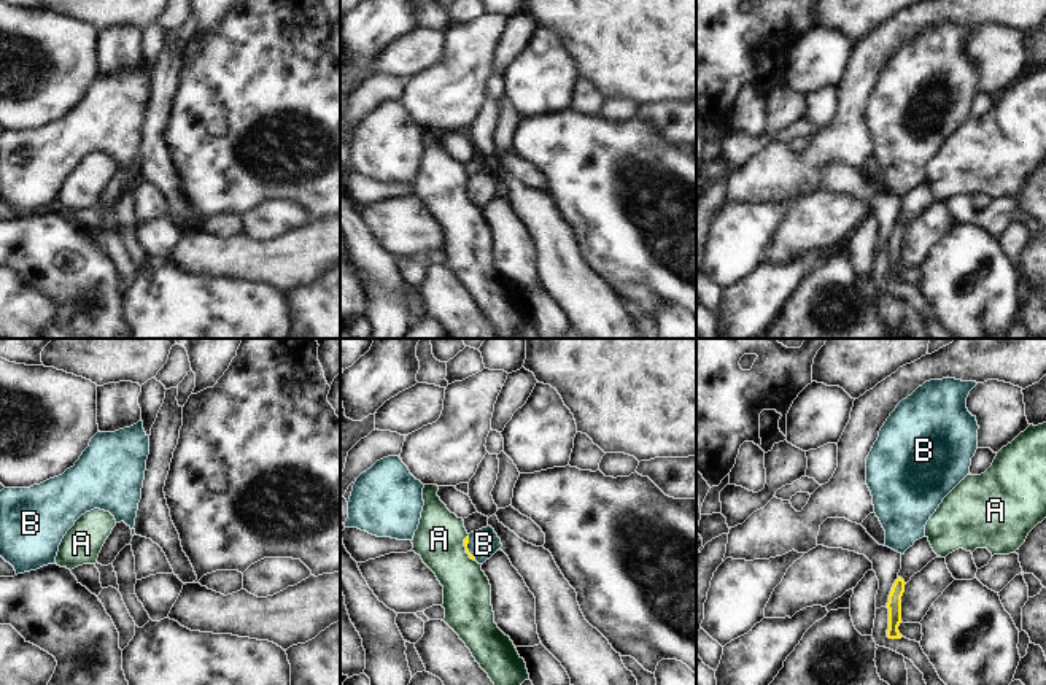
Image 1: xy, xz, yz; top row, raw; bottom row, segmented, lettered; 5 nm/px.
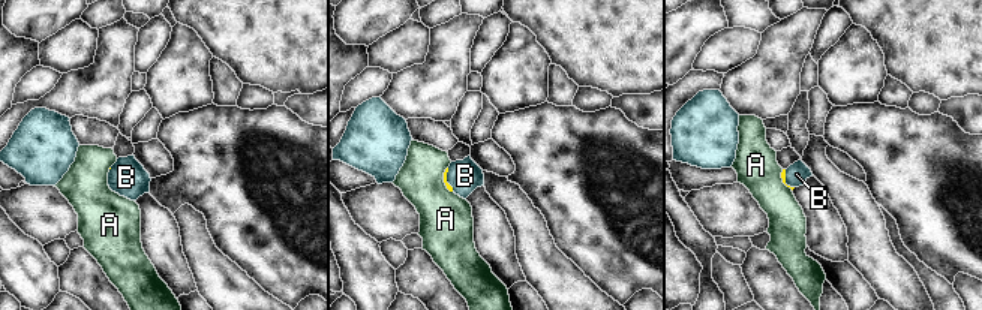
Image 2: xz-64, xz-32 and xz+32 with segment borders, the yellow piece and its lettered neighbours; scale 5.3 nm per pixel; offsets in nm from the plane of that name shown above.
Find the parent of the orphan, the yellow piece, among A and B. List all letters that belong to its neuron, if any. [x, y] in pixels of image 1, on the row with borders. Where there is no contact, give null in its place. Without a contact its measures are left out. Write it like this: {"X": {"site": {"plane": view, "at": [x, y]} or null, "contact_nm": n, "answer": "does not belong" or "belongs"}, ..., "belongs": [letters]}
{"A": {"site": {"plane": "xz", "at": [466, 549]}, "contact_nm": 150, "answer": "does not belong"}, "B": {"site": {"plane": "xz", "at": [466, 549]}, "contact_nm": 130, "answer": "belongs"}, "belongs": ["B"]}

